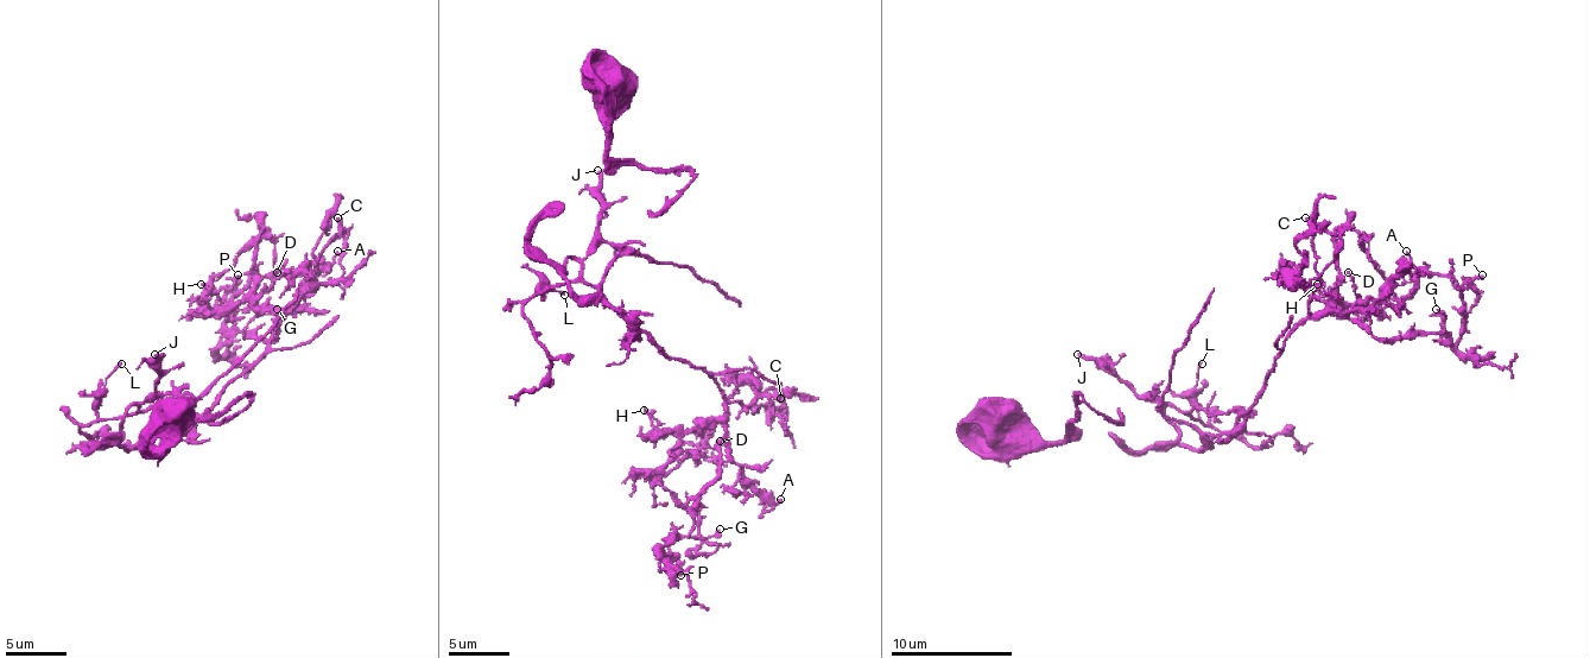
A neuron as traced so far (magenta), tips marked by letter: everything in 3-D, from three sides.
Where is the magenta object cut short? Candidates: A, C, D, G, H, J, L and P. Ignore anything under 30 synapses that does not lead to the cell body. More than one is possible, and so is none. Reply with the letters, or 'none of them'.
none of them

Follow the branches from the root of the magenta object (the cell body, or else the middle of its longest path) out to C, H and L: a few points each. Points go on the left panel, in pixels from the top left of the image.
C: (183, 412), (195, 421), (201, 418), (265, 350), (277, 323), (316, 282), (314, 263), (341, 233), (337, 217)
H: (183, 412), (201, 418), (280, 323), (277, 311), (246, 302), (210, 311), (213, 293), (201, 284)
L: (183, 412), (146, 409), (119, 418), (100, 418), (97, 415), (100, 391), (121, 364)

